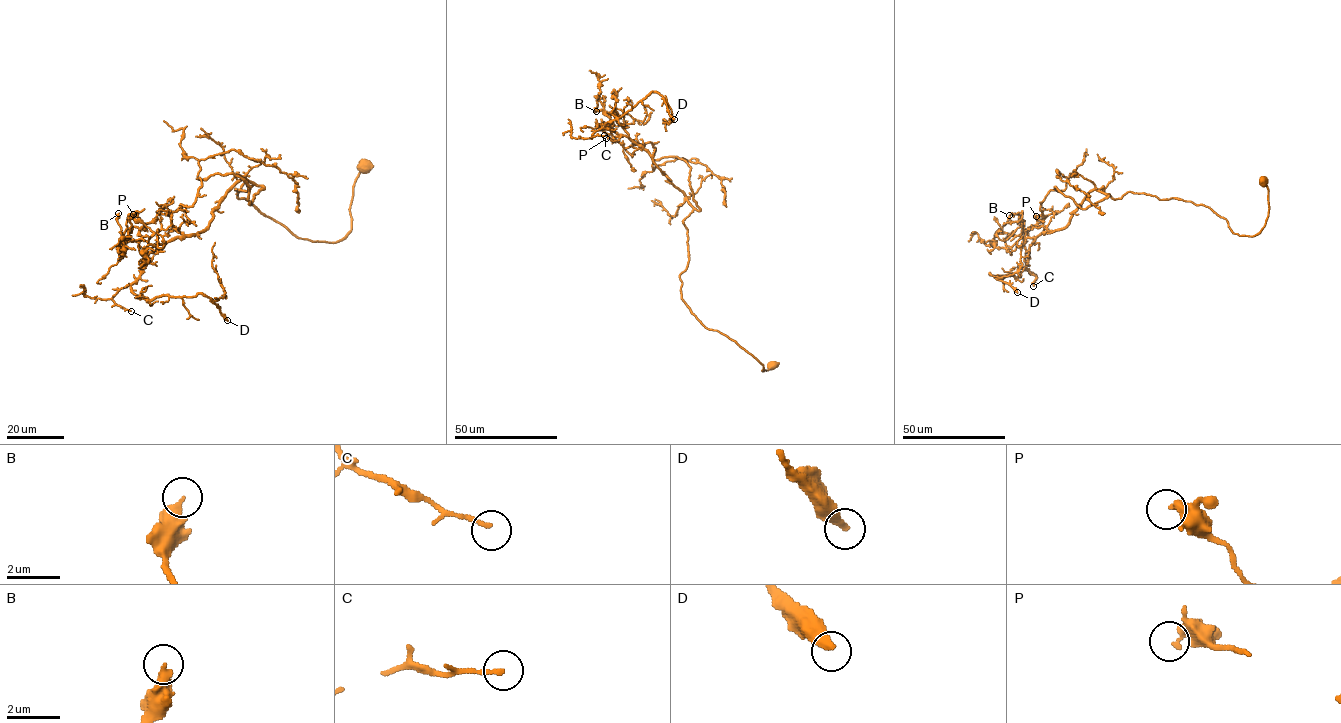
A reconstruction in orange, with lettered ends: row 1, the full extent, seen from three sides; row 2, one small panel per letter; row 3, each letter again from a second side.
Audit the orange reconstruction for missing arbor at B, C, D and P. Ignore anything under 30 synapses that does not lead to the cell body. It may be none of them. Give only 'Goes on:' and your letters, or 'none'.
Goes on: D

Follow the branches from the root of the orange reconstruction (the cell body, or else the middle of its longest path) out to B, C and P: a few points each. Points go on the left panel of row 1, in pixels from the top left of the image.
B: (362, 165), (332, 242), (238, 198), (264, 187), (249, 204), (233, 174), (198, 178), (139, 241), (118, 213)
C: (362, 165), (332, 242), (238, 198), (242, 177), (203, 231), (143, 258), (112, 298), (131, 311)
P: (362, 165), (336, 242), (294, 236), (233, 174), (133, 214)

